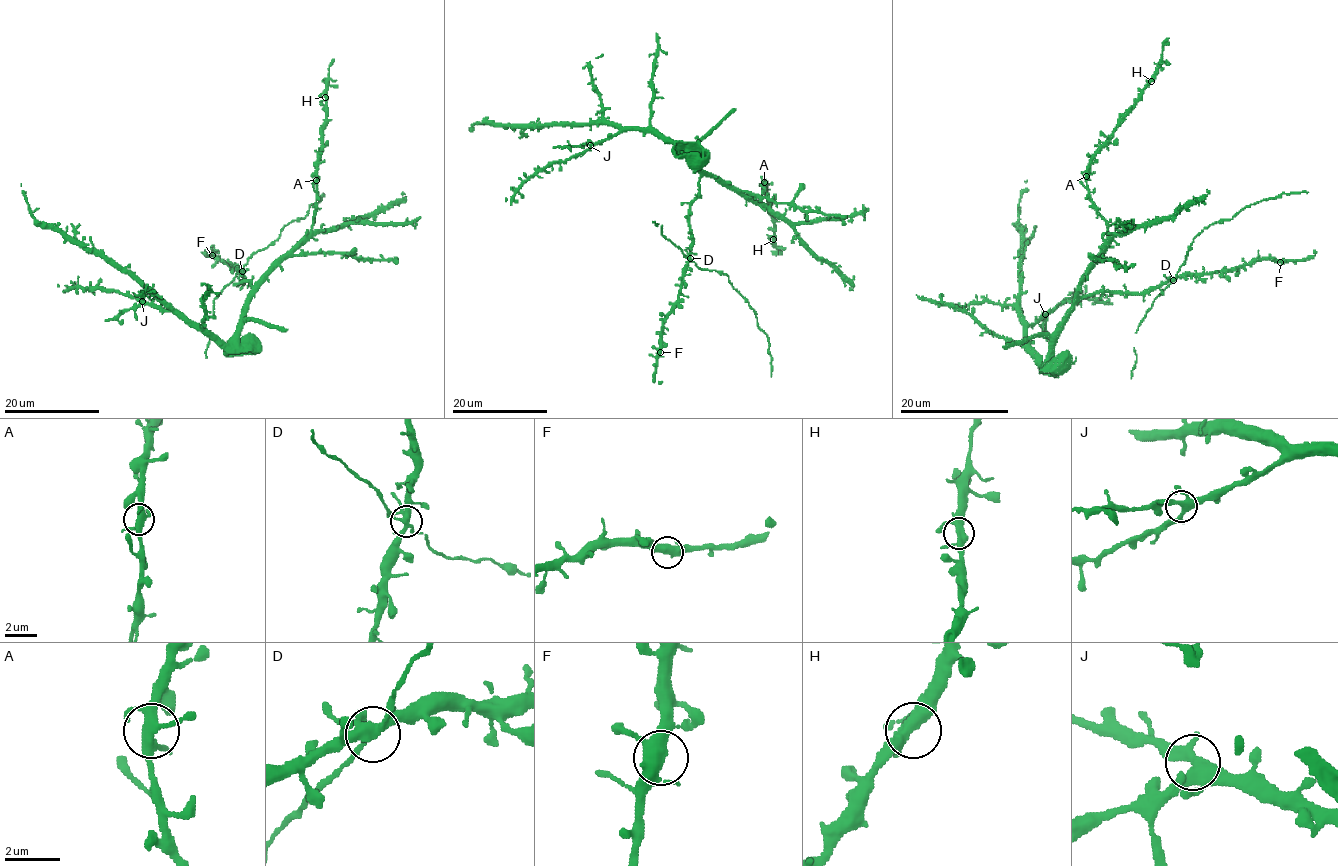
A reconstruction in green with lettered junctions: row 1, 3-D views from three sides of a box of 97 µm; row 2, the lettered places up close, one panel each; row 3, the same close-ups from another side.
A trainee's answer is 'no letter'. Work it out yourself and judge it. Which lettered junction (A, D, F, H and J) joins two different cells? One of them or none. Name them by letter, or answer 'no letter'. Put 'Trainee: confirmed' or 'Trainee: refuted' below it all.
no letter
Trainee: confirmed

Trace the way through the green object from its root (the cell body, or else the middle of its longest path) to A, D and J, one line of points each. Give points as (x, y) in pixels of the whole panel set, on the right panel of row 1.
A: (1062, 327), (1063, 316), (1073, 303), (1081, 277), (1108, 237), (1107, 222), (1090, 197), (1086, 176)
D: (1062, 327), (1066, 312), (1084, 297), (1100, 292), (1143, 293), (1173, 280)
J: (1062, 327), (1050, 355), (1043, 362), (1027, 346), (1027, 328), (1045, 314)

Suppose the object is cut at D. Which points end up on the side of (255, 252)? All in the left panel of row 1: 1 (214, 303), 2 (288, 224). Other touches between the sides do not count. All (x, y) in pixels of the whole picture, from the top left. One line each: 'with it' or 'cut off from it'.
1: with it
2: with it

